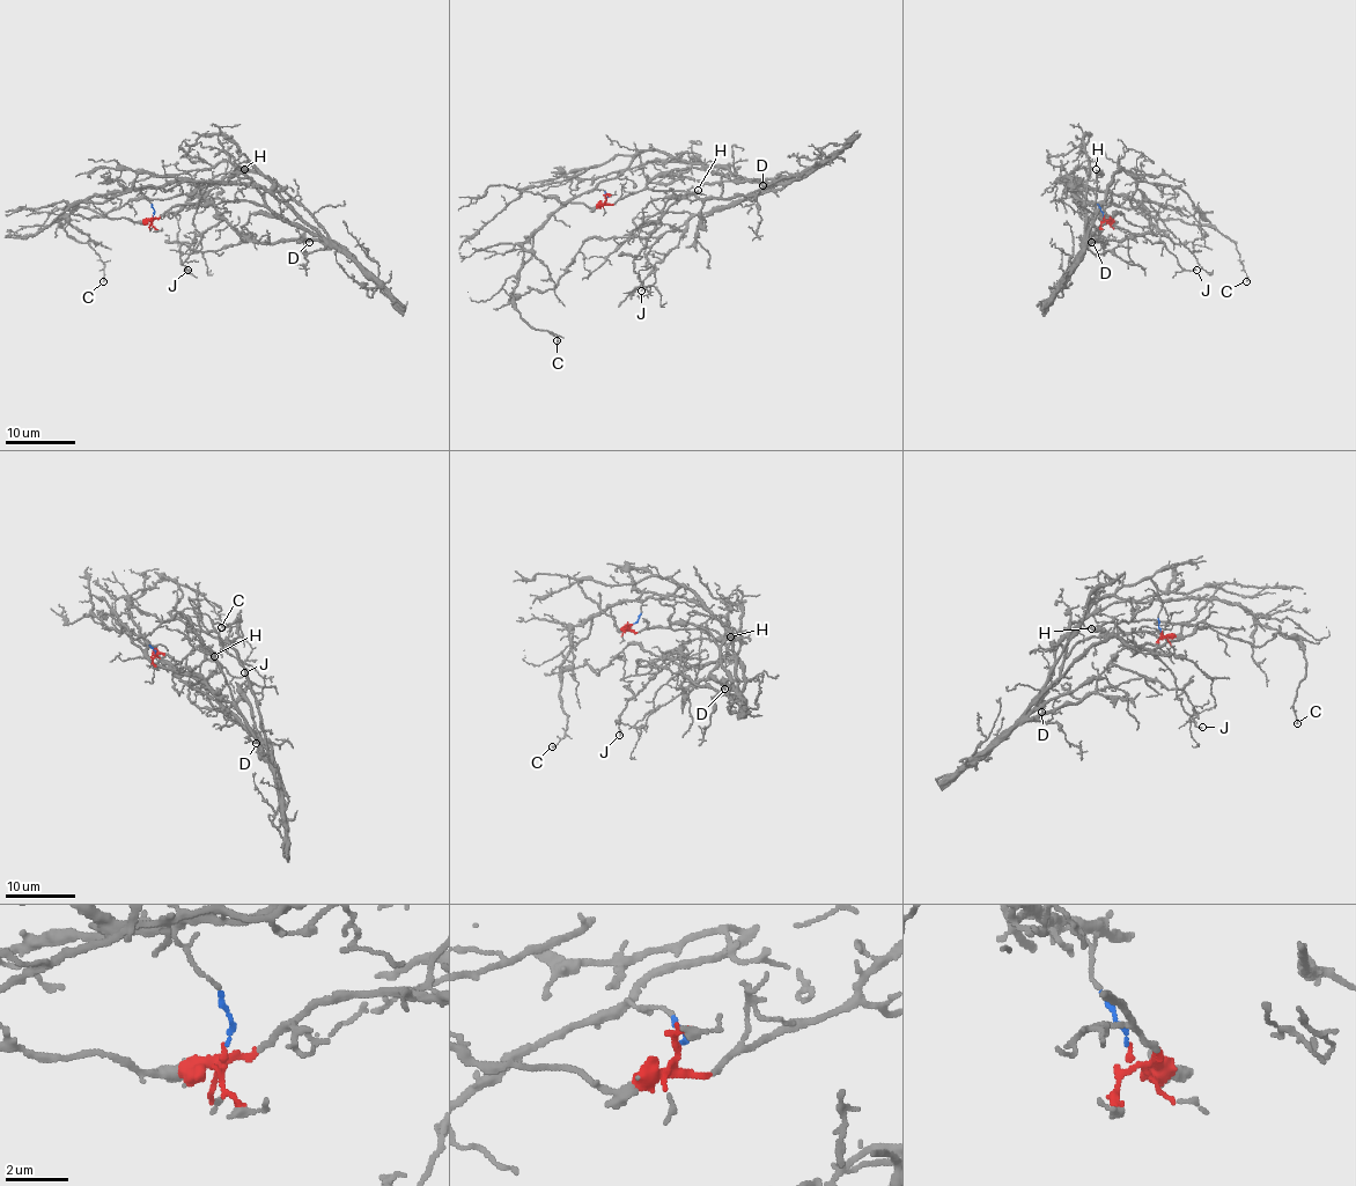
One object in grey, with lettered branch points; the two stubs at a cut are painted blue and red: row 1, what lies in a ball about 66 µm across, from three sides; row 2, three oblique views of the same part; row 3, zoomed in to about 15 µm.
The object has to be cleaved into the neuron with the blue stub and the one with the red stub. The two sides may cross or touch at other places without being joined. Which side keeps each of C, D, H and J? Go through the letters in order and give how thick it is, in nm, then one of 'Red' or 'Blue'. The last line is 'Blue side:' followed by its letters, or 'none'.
C: Thickness 120 nm. Blue
D: Thickness 170 nm. Red
H: Thickness 280 nm. Red
J: Thickness 90 nm. Red
Blue side: C

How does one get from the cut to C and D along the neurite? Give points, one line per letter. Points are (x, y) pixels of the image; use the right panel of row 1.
C: (1103, 216), (1093, 192), (1104, 190), (1130, 196), (1151, 214), (1211, 226), (1236, 243), (1246, 281)
D: (1104, 216), (1110, 218), (1097, 204), (1073, 200), (1086, 218), (1086, 236), (1092, 241)

